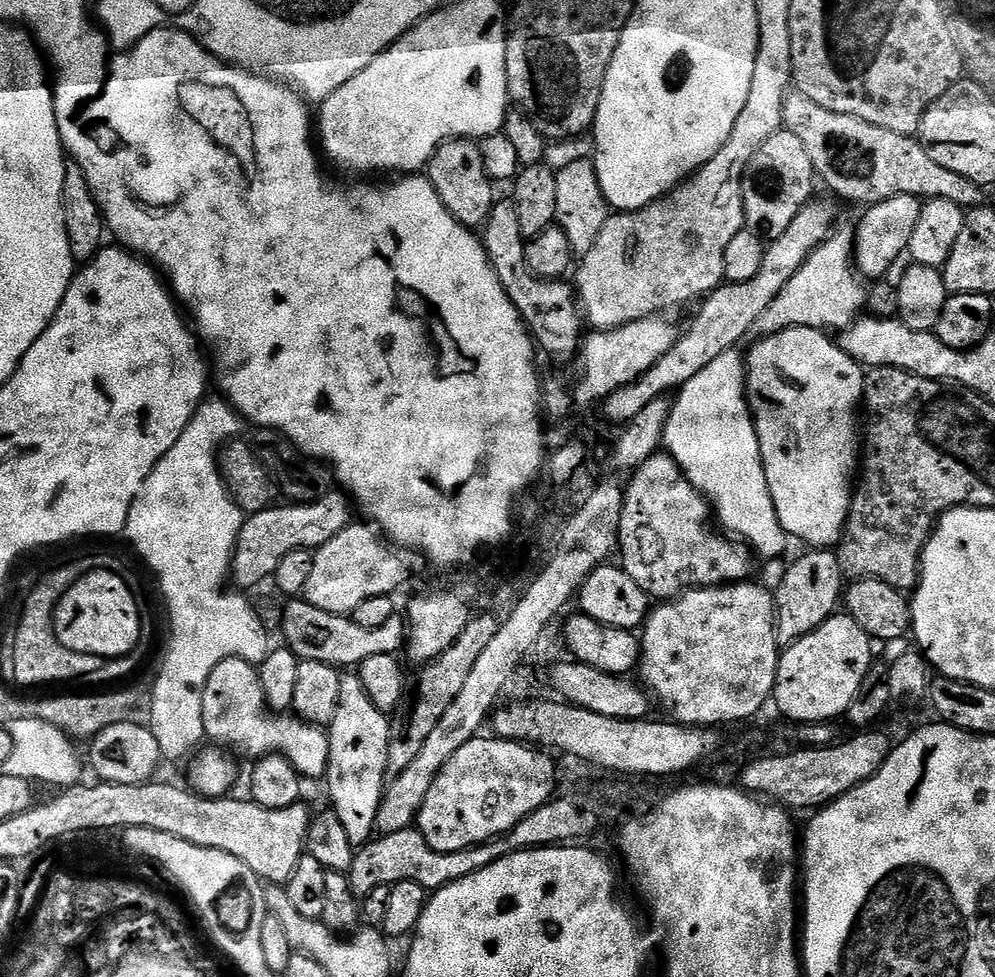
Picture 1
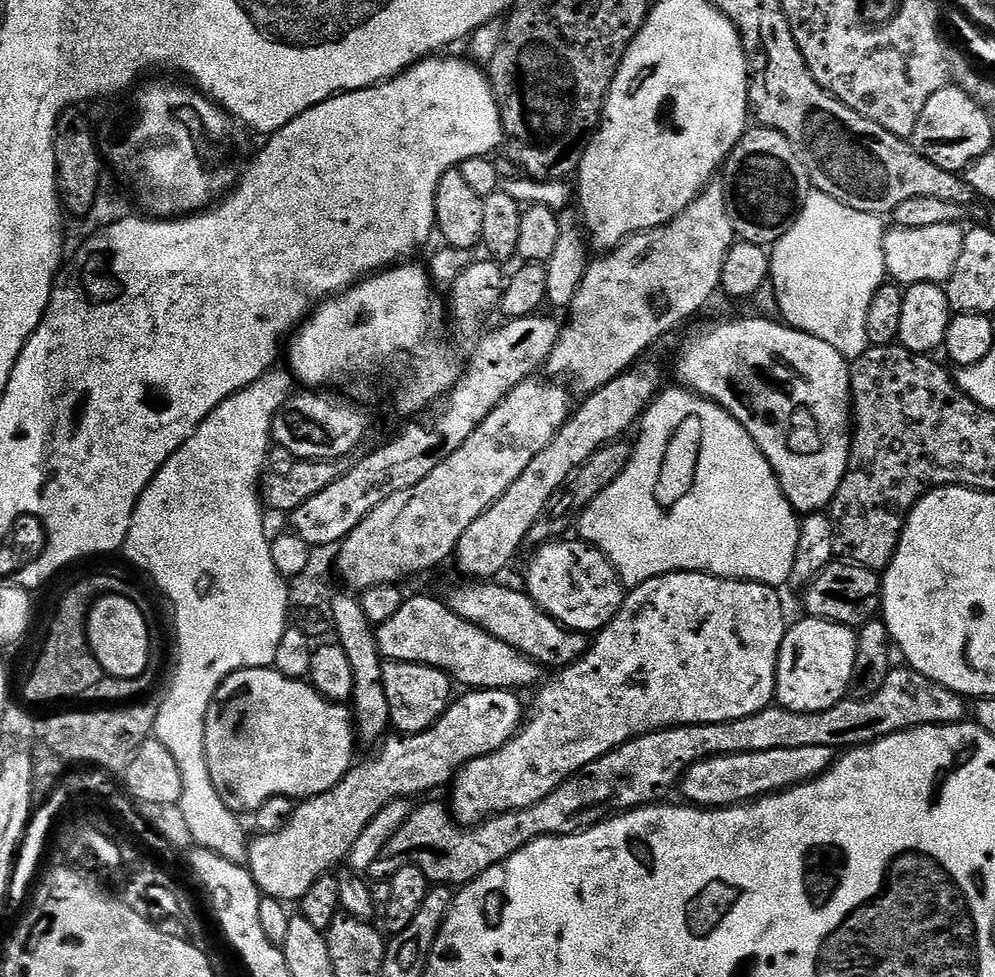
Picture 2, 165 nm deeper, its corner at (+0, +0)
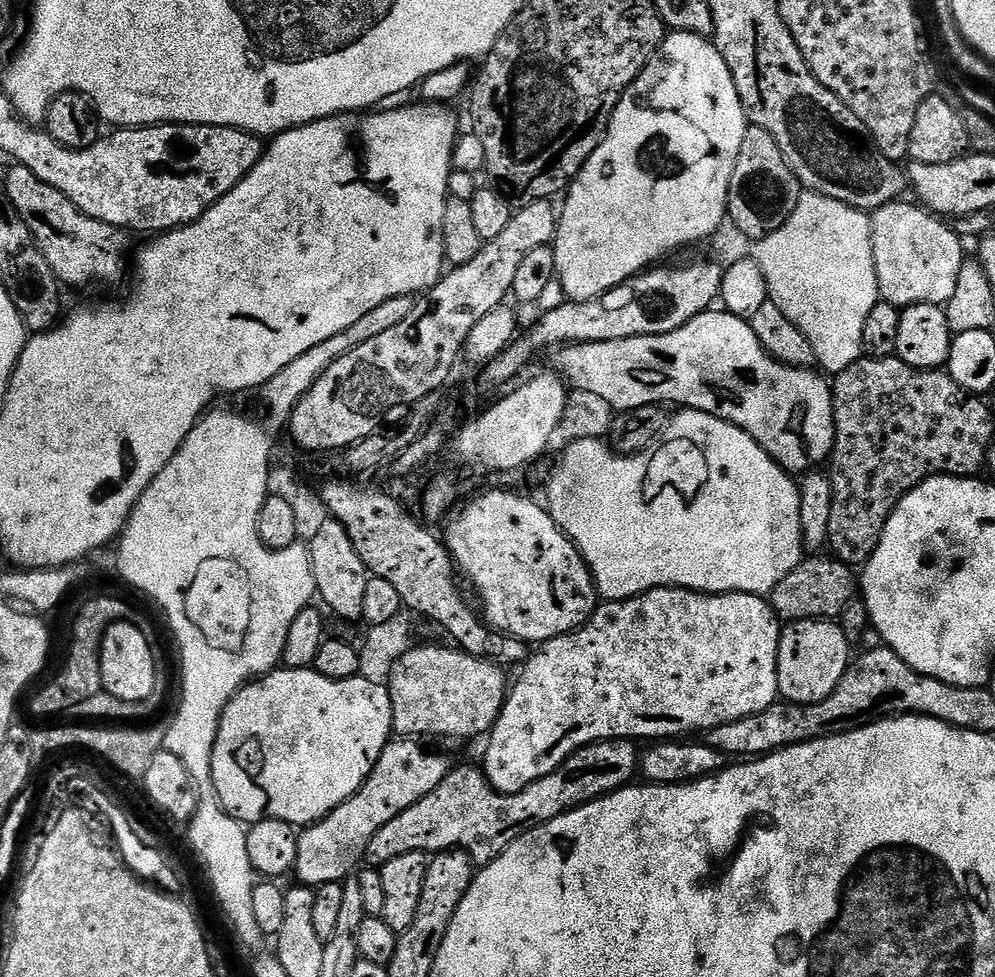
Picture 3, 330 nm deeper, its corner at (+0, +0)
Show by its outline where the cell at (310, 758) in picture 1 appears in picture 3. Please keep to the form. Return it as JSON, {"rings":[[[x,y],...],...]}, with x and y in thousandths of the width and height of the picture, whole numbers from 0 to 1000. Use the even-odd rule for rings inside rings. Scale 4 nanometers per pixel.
{"rings":[[[286,684],[274,686],[267,692],[262,692],[239,705],[231,714],[231,719],[223,727],[219,739],[219,751],[213,769],[213,795],[217,806],[217,815],[221,823],[236,839],[252,845],[264,839],[282,839],[294,845],[318,843],[324,837],[335,831],[348,817],[352,817],[370,798],[376,788],[384,768],[395,756],[394,720],[389,703],[370,698],[360,691],[351,696],[333,696],[320,690],[314,684]]]}

